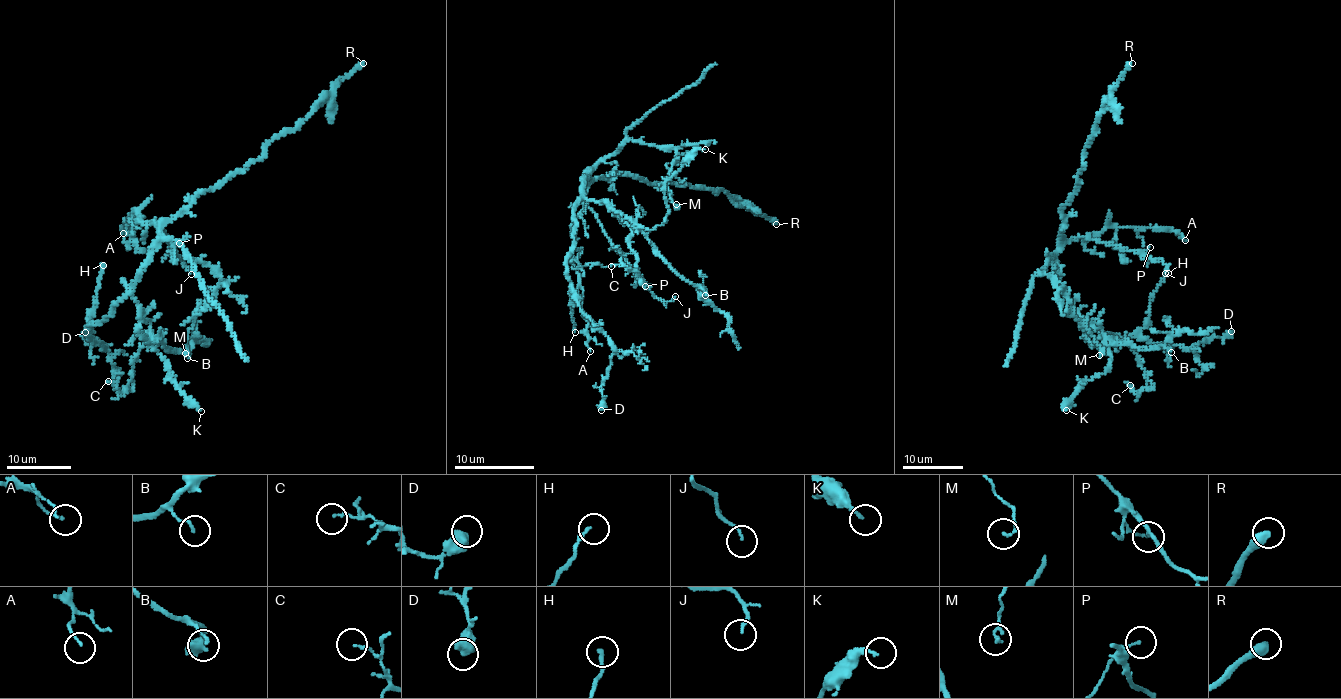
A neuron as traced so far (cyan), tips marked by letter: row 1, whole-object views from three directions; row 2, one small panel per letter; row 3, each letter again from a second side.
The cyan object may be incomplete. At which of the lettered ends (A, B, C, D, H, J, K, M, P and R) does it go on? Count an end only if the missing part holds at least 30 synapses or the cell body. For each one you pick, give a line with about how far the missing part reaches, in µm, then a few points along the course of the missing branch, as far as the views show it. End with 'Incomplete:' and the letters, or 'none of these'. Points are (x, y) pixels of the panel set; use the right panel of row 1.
R: Missing length about 130 µm
Incomplete: R

